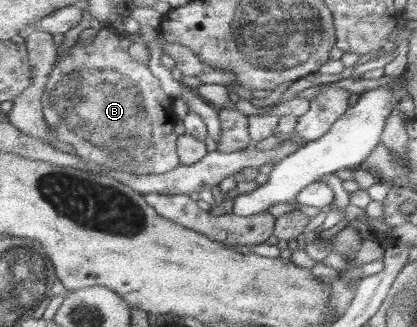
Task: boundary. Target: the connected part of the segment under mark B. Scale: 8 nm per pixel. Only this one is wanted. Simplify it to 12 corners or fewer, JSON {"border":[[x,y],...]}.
{"border":[[114,25],[58,57],[44,116],[84,160],[181,166],[174,98]]}

